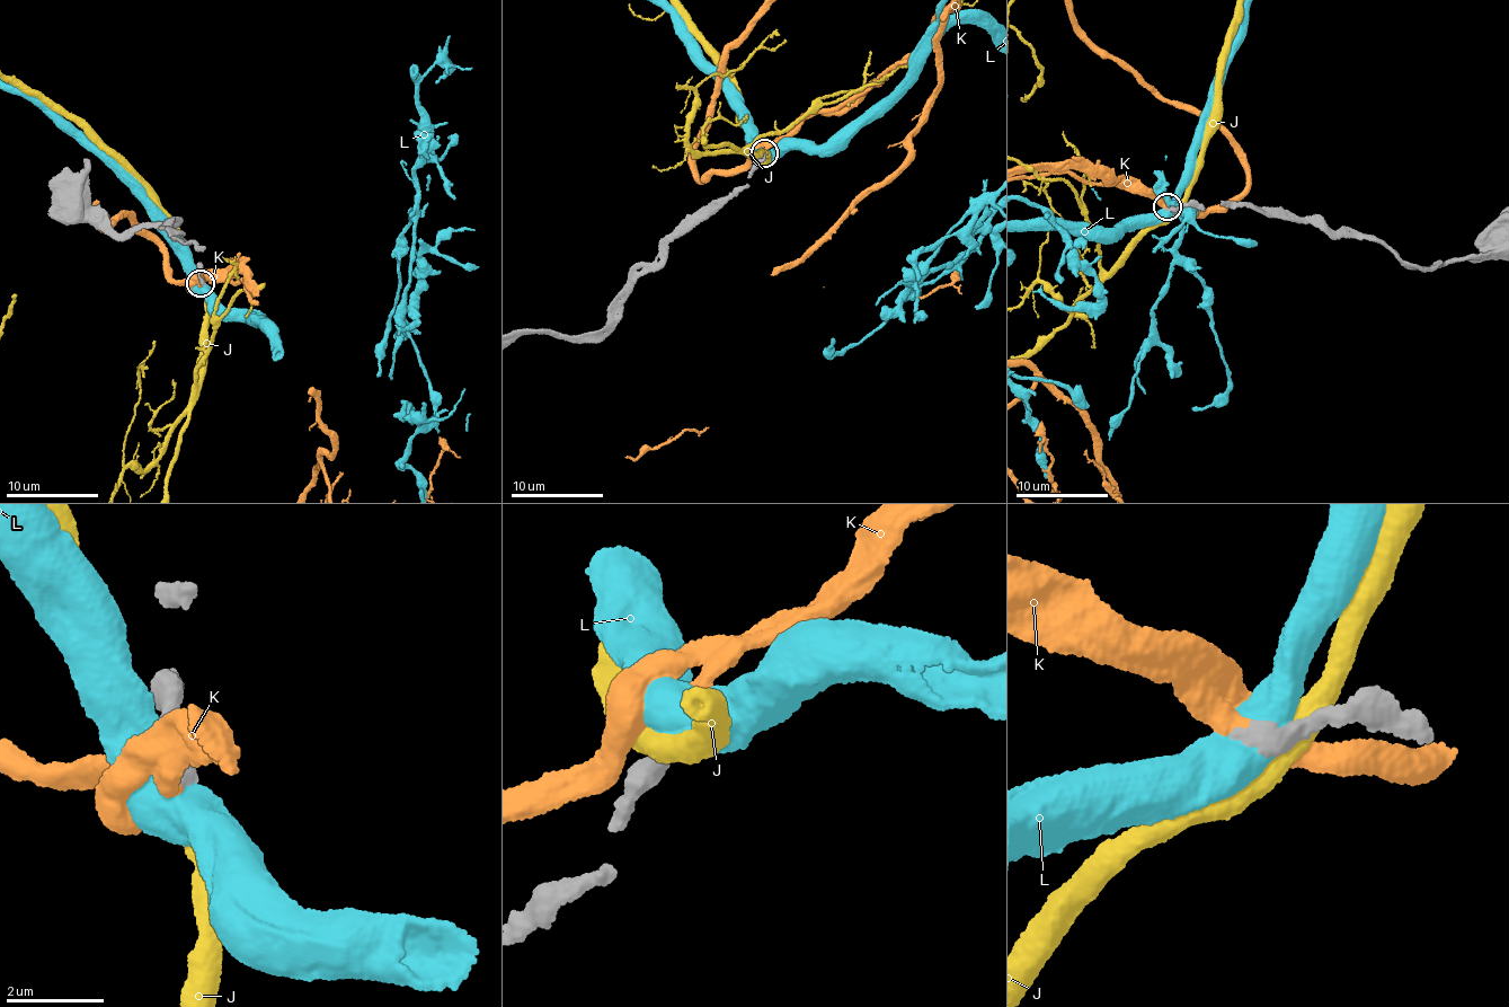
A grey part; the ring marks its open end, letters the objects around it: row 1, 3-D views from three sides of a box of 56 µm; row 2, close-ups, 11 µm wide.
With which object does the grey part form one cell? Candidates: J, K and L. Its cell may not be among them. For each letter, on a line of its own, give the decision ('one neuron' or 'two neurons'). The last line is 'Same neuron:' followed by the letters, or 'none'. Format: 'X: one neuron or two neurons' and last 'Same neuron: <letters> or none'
J: two neurons
K: one neuron
L: two neurons
Same neuron: K

